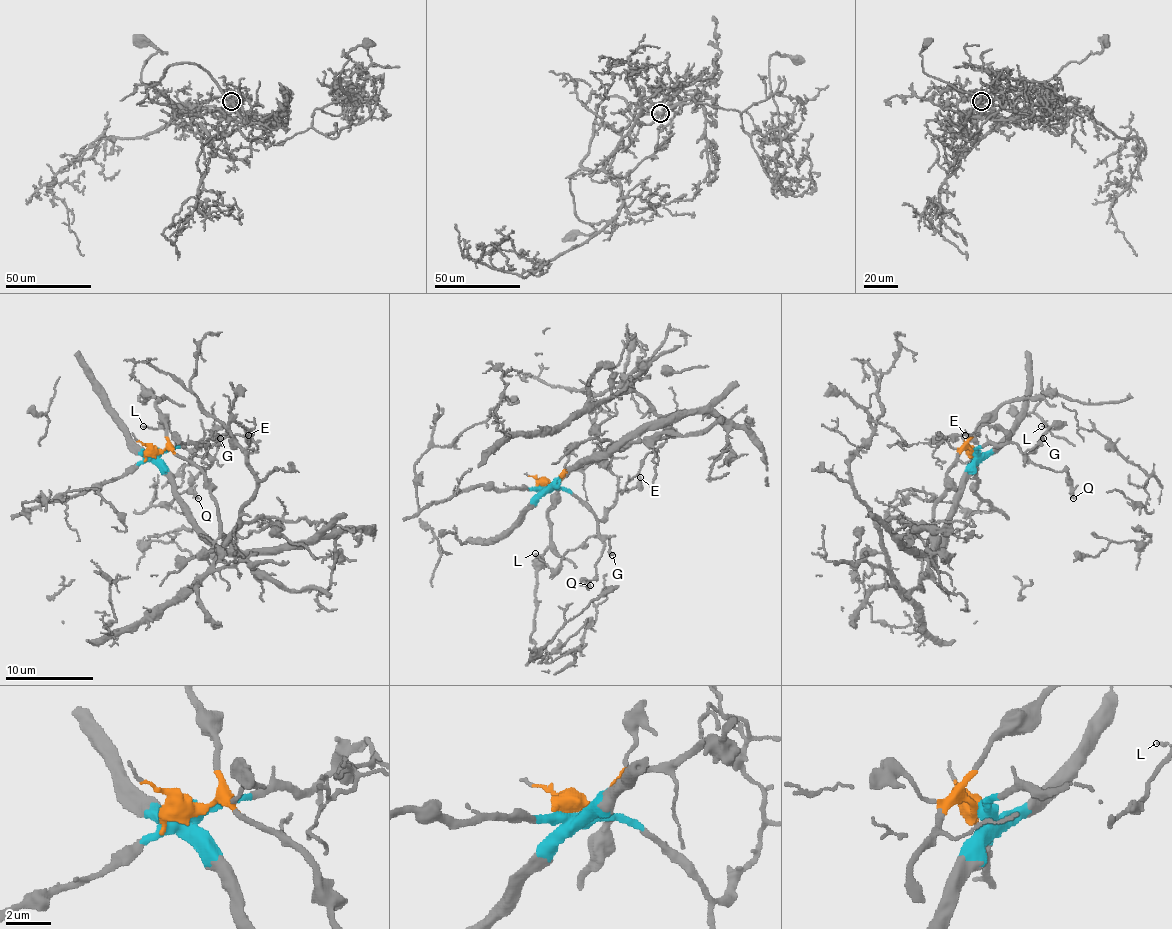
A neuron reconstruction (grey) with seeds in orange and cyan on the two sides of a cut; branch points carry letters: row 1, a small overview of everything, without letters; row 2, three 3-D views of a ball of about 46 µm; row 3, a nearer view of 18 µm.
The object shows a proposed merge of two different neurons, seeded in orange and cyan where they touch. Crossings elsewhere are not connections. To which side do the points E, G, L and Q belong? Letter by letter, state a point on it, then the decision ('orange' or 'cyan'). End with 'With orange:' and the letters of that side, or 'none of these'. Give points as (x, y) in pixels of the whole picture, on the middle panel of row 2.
E: place (640, 477); cyan
G: place (612, 555); cyan
L: place (535, 553); cyan
Q: place (590, 585); cyan
With orange: none of these

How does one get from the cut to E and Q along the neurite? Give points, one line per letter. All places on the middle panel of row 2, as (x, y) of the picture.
E: (549, 485), (566, 487), (601, 520), (619, 492), (632, 489), (641, 476)
Q: (549, 485), (566, 487), (597, 522), (597, 538), (603, 546), (595, 575), (584, 581), (590, 586)

